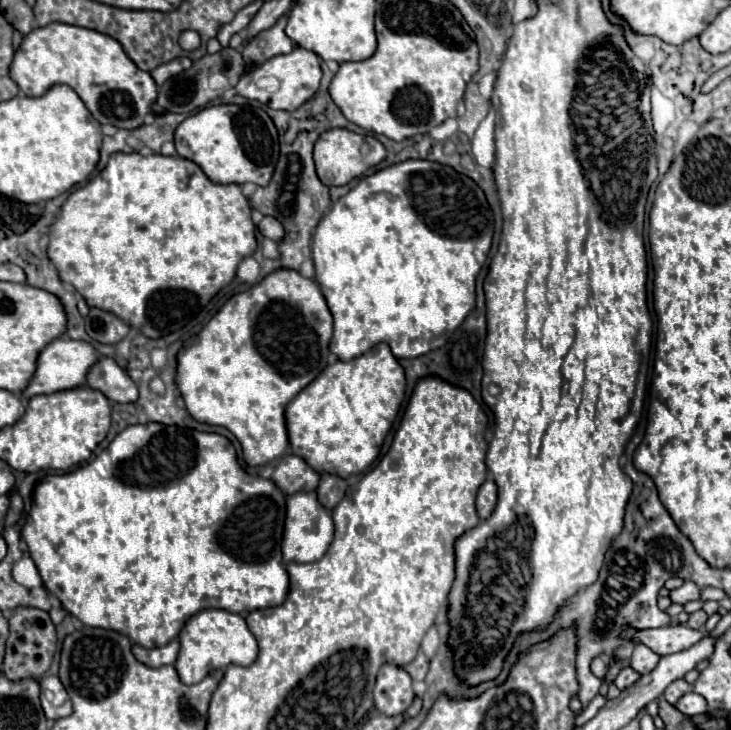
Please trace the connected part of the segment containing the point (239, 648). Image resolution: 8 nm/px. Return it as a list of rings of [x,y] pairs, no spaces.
[[[202,610],[188,618],[184,628],[180,630],[180,654],[174,664],[182,684],[196,684],[212,670],[226,668],[228,664],[250,666],[258,656],[258,642],[254,634],[248,630],[246,620],[240,614],[232,614],[226,610]]]

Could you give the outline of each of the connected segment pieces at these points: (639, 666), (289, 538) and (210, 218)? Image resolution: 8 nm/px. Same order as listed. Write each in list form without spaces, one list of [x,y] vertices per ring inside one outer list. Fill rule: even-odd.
[[[636,644],[634,646],[634,652],[630,656],[630,666],[632,670],[636,670],[638,674],[648,674],[650,670],[656,668],[660,656],[656,652],[652,652],[650,648],[642,646],[642,644]]]
[[[298,492],[286,498],[286,522],[284,522],[284,534],[282,534],[282,562],[314,562],[322,558],[326,548],[332,542],[334,524],[330,518],[330,512],[324,510],[318,500],[316,492]]]
[[[134,152],[134,154],[112,154],[106,168],[94,180],[90,180],[86,188],[78,188],[68,196],[66,206],[60,208],[58,218],[50,226],[46,254],[50,262],[56,266],[60,280],[72,284],[88,306],[96,306],[100,310],[116,314],[118,318],[138,328],[148,338],[160,338],[180,330],[188,320],[192,320],[190,316],[196,316],[220,288],[230,284],[230,280],[236,274],[238,262],[246,256],[252,256],[254,250],[256,250],[256,238],[254,238],[254,224],[250,220],[250,204],[238,184],[216,184],[202,172],[202,168],[196,162],[180,156],[162,156],[162,154],[142,156]]]

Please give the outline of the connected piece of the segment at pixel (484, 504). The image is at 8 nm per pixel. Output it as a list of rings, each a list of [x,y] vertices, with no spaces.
[[[492,476],[486,478],[486,482],[480,486],[478,490],[478,498],[476,498],[476,510],[478,510],[478,516],[482,520],[486,520],[492,512],[494,512],[494,506],[498,502],[498,488],[496,488],[496,482]]]

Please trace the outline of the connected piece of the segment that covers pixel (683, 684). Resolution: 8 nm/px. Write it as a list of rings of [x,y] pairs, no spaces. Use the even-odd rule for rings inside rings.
[[[674,680],[666,690],[664,690],[664,700],[666,702],[670,702],[670,704],[674,704],[682,694],[686,694],[686,692],[690,692],[692,690],[692,686],[686,682],[686,680]]]

